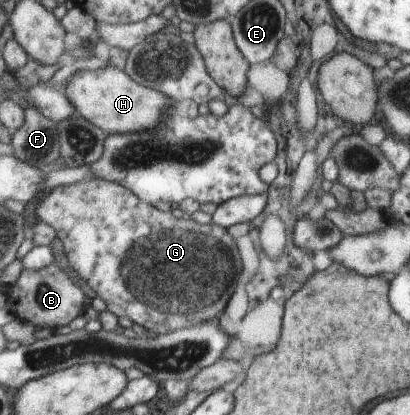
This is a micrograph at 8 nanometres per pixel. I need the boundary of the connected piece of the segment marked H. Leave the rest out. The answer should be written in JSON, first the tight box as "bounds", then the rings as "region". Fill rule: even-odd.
{"bounds":[63,66,171,136],"region":[[[115,66],[83,74],[77,71],[63,90],[74,106],[75,112],[92,122],[107,136],[152,131],[162,124],[164,113],[169,111],[171,106],[171,100],[161,91],[135,82],[124,70]]]}

